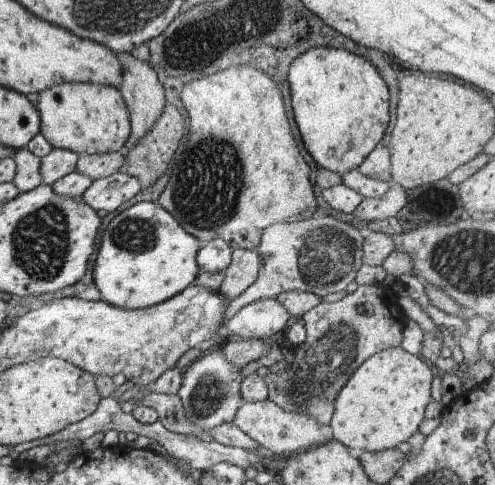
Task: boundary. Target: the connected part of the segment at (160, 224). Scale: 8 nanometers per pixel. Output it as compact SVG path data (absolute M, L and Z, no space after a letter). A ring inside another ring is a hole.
M138 202L118 214L106 228L98 257L94 262L93 284L100 291L102 301L127 309L143 309L156 306L195 283L200 272L196 256L202 242L186 232L174 216L158 202Z

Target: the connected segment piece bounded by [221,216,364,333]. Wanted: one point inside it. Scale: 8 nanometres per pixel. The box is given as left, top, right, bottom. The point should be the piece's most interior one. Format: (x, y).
(304, 256)

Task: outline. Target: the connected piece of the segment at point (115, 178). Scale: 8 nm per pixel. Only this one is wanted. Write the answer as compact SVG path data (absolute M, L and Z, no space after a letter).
M120 172L93 180L82 197L97 213L110 214L132 200L140 190L141 184L137 178Z

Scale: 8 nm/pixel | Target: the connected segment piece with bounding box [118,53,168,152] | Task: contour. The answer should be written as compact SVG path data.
M121 53L118 58L124 68L124 74L122 74L122 82L118 90L122 96L123 101L127 104L129 117L131 120L131 132L126 144L124 146L124 152L130 152L150 130L158 119L163 115L168 101L164 97L164 87L156 75L156 70L146 64L146 62L140 62L136 60L136 57L131 53Z

